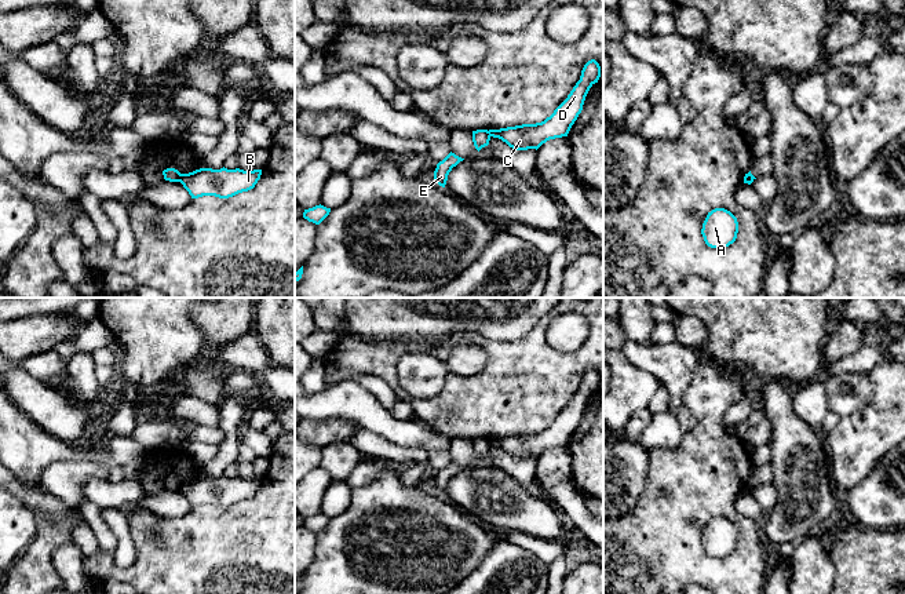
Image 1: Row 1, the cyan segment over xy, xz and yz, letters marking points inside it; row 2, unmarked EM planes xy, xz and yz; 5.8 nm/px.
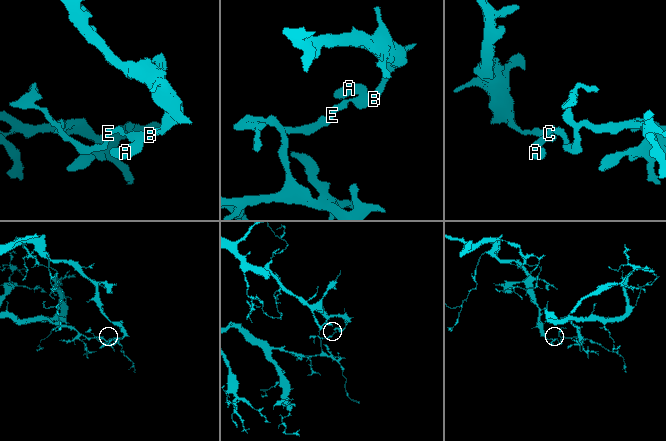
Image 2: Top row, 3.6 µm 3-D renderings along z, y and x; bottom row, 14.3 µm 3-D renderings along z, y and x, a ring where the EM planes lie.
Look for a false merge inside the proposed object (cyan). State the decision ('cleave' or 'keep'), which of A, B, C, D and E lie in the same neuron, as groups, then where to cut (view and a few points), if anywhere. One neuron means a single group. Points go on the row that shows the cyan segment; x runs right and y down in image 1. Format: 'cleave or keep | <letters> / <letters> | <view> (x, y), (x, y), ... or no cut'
cleave | A B C D / E | xy (182, 174), (178, 181)

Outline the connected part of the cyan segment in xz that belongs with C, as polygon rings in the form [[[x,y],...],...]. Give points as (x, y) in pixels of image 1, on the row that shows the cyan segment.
[[[595,59],[588,61],[581,70],[580,80],[550,117],[536,124],[489,130],[490,136],[501,139],[517,150],[537,150],[550,139],[568,136],[572,125],[583,110],[590,88],[598,83],[599,77],[599,63]]]

